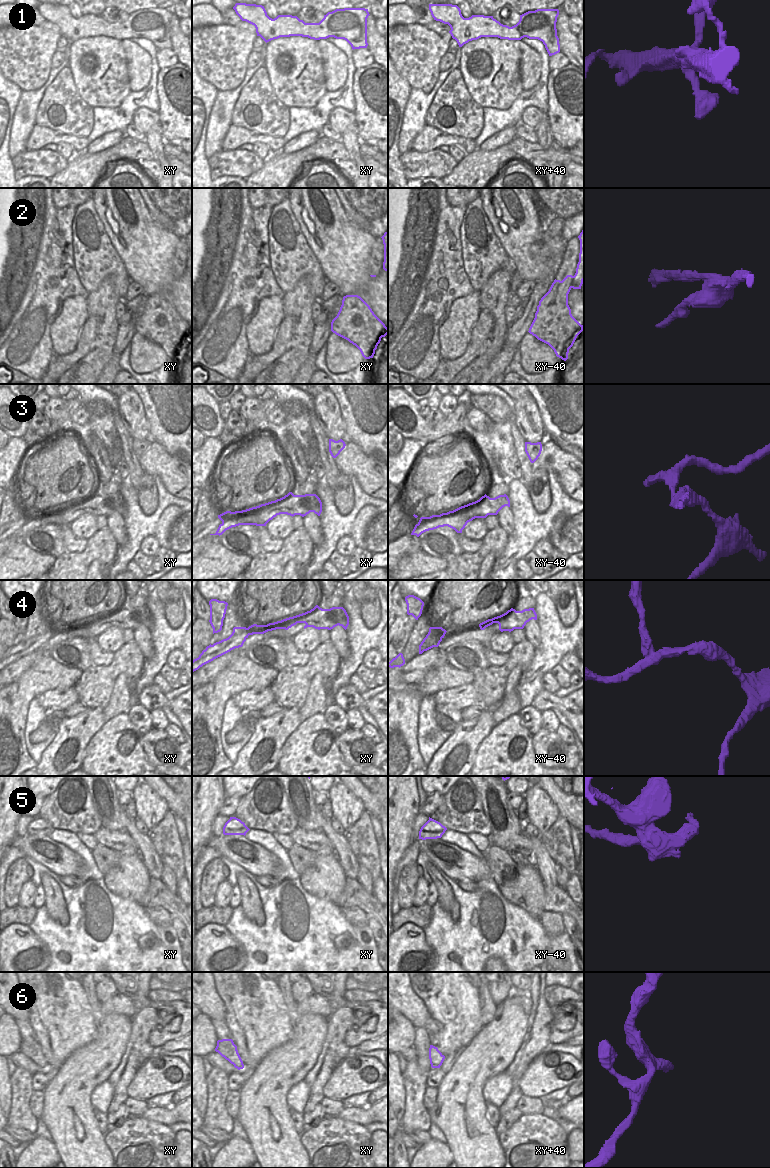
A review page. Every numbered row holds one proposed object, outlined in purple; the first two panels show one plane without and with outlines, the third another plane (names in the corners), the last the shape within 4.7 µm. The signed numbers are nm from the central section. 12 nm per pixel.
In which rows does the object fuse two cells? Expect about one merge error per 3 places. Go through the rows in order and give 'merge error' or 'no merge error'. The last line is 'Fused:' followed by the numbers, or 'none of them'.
1: no merge error
2: merge error
3: merge error
4: no merge error
5: no merge error
6: no merge error
Fused: 2, 3

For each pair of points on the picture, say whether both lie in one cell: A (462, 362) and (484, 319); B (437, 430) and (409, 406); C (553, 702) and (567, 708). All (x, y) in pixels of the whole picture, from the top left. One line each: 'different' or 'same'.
A: same
B: same
C: same

